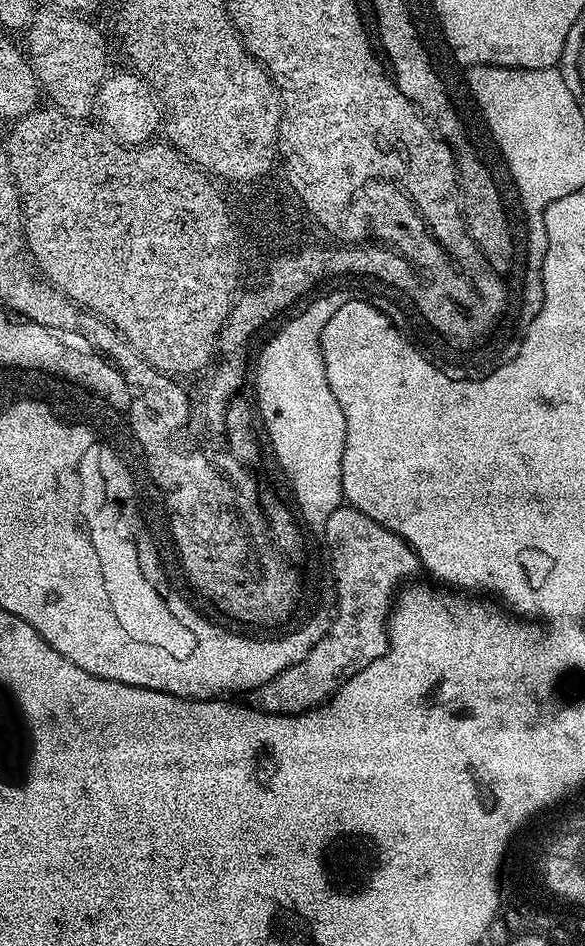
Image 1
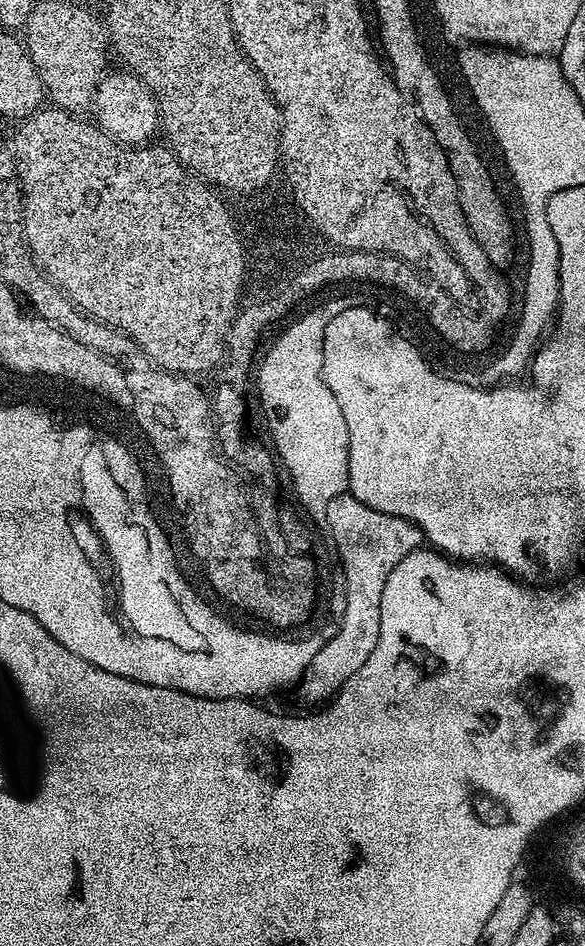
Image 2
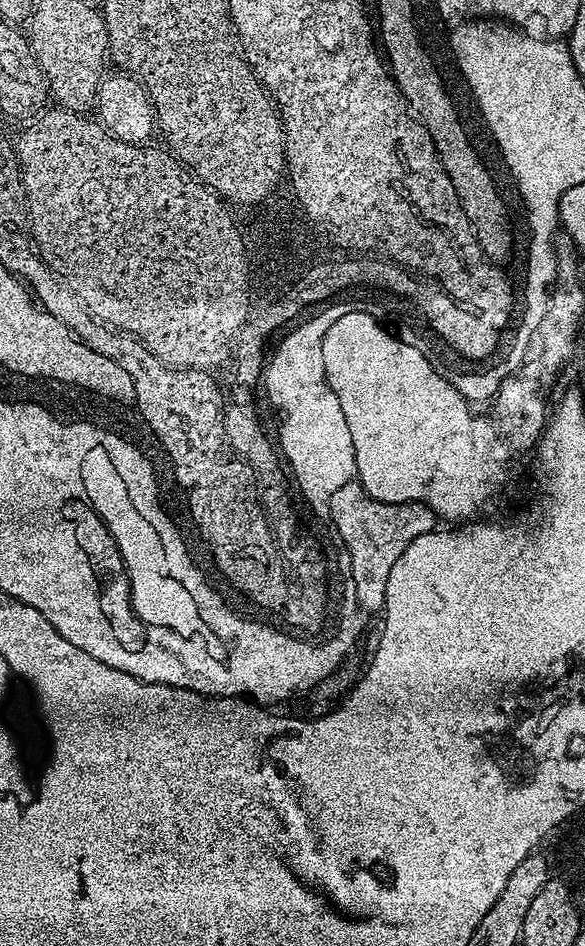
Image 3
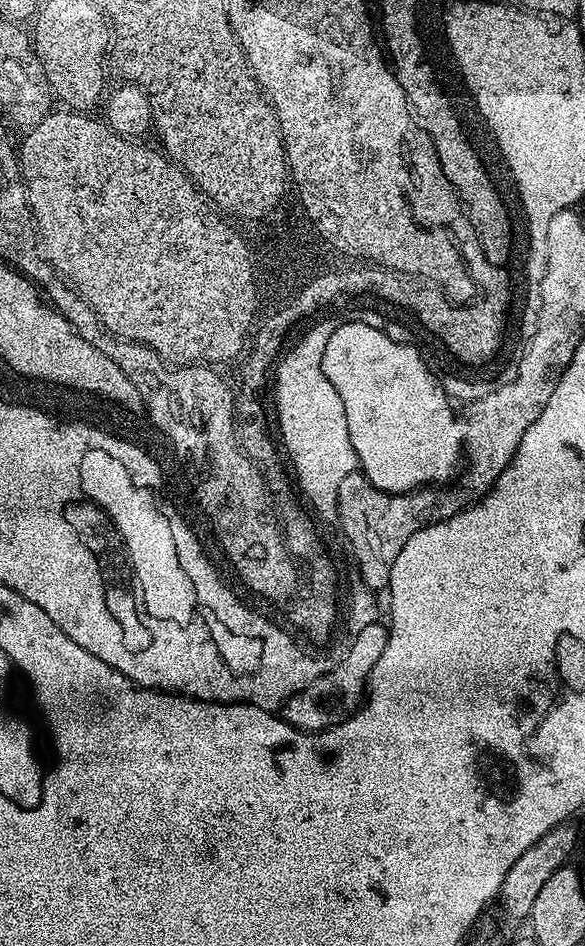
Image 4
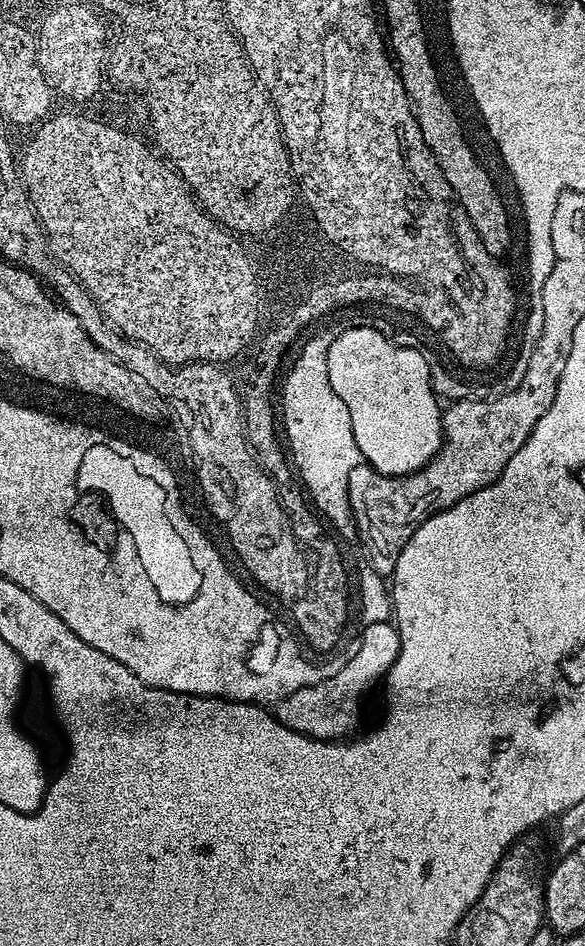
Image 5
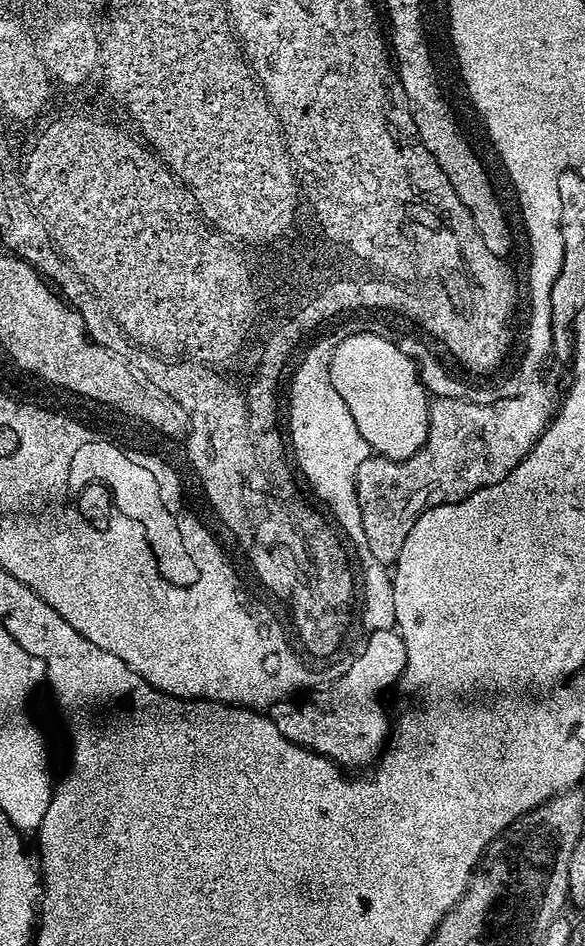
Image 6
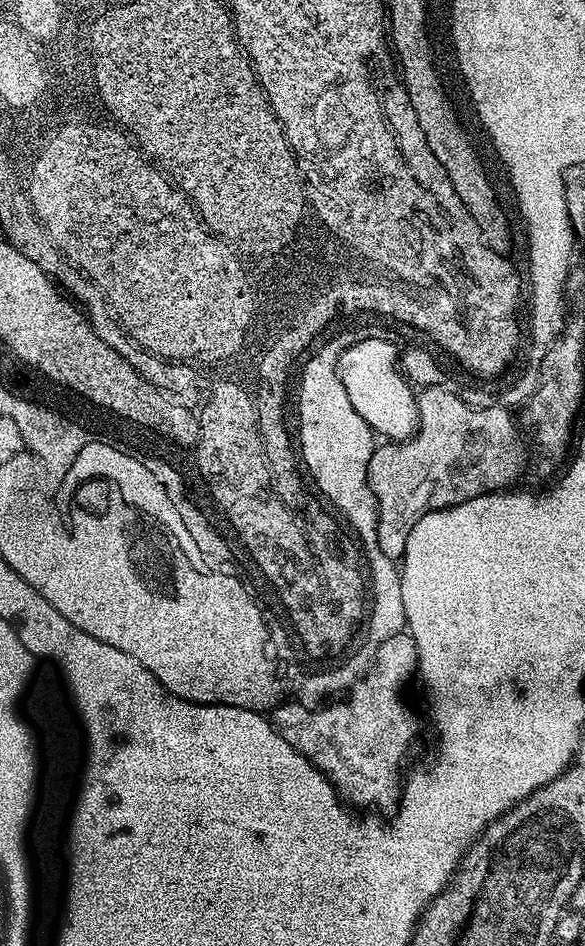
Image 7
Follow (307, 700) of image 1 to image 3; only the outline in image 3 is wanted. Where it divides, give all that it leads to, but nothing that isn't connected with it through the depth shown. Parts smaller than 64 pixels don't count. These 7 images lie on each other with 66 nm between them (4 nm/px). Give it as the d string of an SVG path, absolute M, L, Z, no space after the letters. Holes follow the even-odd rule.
M355 479L341 486L334 498L330 498L330 514L334 523L344 534L346 547L350 550L350 566L354 566L354 589L357 602L365 613L383 609L386 598L386 582L394 562L402 558L406 546L427 532L437 531L438 517L424 504L391 504L378 502L366 494L366 490Z

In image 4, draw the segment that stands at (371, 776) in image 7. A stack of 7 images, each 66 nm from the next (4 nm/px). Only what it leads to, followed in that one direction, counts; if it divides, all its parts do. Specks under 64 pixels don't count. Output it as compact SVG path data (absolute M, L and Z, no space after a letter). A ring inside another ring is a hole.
M364 622L362 630L358 633L349 652L332 670L315 678L302 690L294 693L282 705L282 718L288 724L301 728L304 732L323 732L325 728L331 728L339 724L356 711L366 692L366 685L378 658L382 658L382 652L386 650L388 642L388 628L380 625L380 622Z

